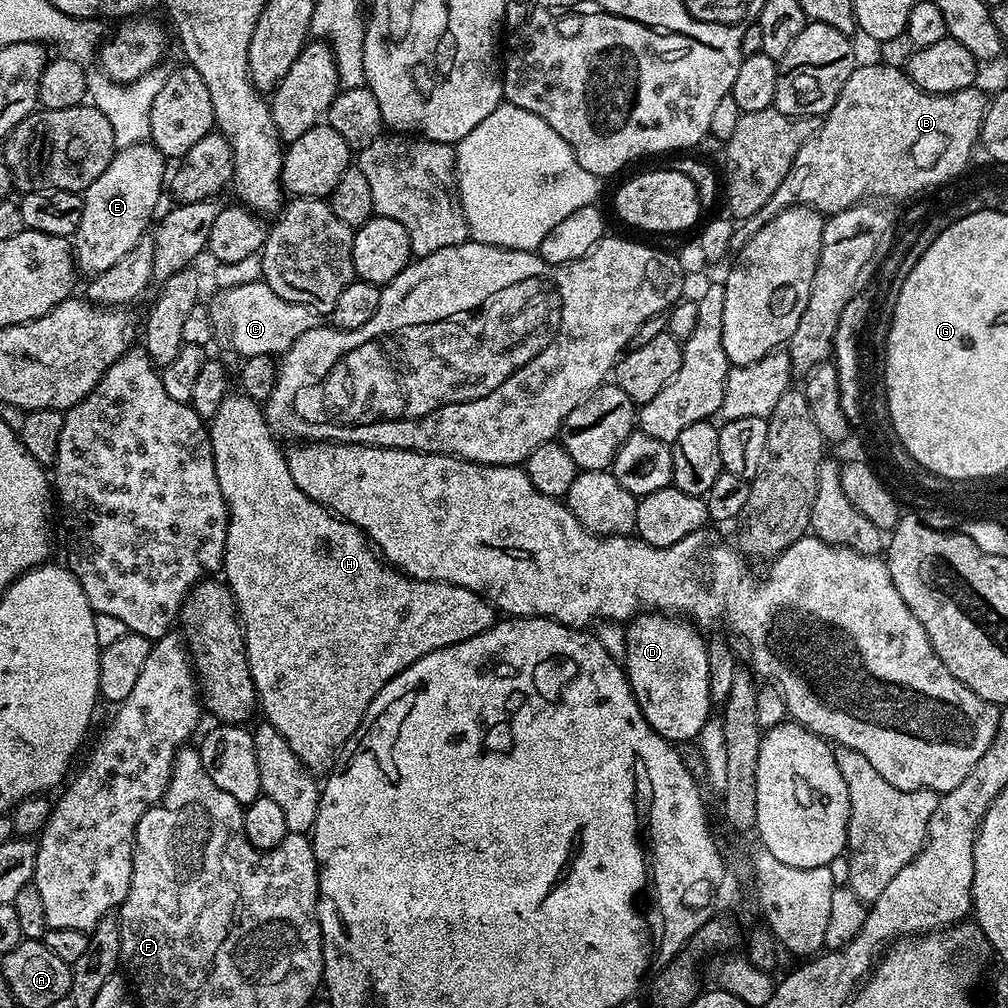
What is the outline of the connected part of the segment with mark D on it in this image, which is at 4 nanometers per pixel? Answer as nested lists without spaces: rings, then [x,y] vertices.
[[[645,612],[626,628],[626,654],[622,667],[628,673],[634,698],[646,722],[673,742],[692,742],[713,715],[710,698],[708,645],[691,619],[676,614]]]

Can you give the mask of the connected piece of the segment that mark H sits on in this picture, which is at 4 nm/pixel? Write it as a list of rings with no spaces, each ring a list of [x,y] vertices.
[[[229,394],[225,396],[222,406],[218,406],[218,414],[214,414],[210,421],[208,437],[212,443],[214,454],[214,470],[218,474],[218,486],[228,503],[228,533],[224,547],[224,562],[222,576],[236,599],[236,610],[240,618],[240,627],[244,630],[244,648],[248,654],[248,665],[254,678],[254,686],[258,697],[259,707],[264,708],[263,719],[286,738],[290,750],[298,754],[298,758],[313,774],[327,774],[336,764],[336,753],[343,748],[344,743],[358,730],[370,702],[402,670],[406,670],[418,658],[430,654],[439,648],[445,648],[458,642],[466,642],[466,638],[474,638],[497,623],[498,612],[488,601],[466,590],[462,586],[447,584],[444,580],[416,580],[408,576],[399,568],[393,568],[378,555],[367,536],[354,527],[350,522],[323,508],[314,502],[298,486],[294,486],[294,478],[290,478],[287,455],[276,443],[277,437],[268,427],[266,412],[257,401],[251,400],[246,394]]]

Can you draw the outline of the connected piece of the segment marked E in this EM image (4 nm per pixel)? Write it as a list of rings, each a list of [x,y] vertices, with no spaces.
[[[150,142],[121,148],[110,166],[106,166],[83,192],[82,222],[78,222],[74,237],[74,259],[81,273],[88,272],[87,275],[93,277],[110,270],[114,262],[126,258],[146,236],[148,222],[158,206],[162,186],[166,184],[164,163],[166,158]]]

